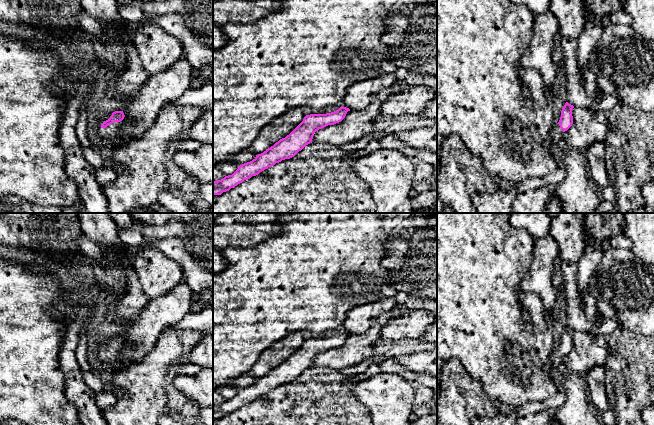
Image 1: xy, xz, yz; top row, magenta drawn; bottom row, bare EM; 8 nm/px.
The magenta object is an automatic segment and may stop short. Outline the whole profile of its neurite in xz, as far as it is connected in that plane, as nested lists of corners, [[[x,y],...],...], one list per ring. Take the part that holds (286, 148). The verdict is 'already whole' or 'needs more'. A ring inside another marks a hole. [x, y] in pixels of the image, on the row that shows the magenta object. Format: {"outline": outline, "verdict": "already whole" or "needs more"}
{"outline": [[[342,106],[331,113],[306,115],[303,121],[285,138],[280,139],[263,153],[256,155],[252,161],[238,166],[232,175],[213,181],[213,195],[221,195],[268,167],[294,157],[306,145],[312,143],[316,131],[341,122],[348,111],[350,111],[349,108]]], "verdict": "already whole"}

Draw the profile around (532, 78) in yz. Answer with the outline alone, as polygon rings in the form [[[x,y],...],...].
[[[437,0],[437,133],[443,137],[459,135],[471,153],[482,159],[488,172],[514,183],[520,183],[527,178],[544,178],[558,167],[557,159],[550,151],[548,143],[554,125],[552,101],[545,95],[541,74],[535,69],[519,67],[521,58],[528,53],[533,23],[534,13],[511,0]],[[523,83],[528,87],[529,97],[523,93]]]

